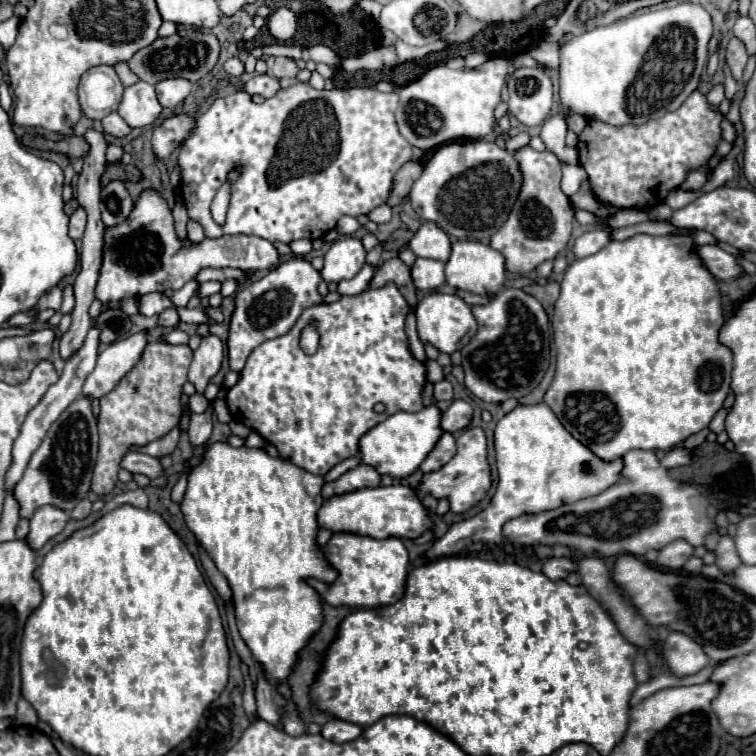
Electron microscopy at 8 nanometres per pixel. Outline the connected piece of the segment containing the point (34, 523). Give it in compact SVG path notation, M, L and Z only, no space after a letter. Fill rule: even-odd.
M49 504L37 508L35 514L31 516L31 530L29 530L27 542L35 550L39 550L49 538L63 532L67 520L69 520L69 516L61 508L55 508L55 506L49 506Z

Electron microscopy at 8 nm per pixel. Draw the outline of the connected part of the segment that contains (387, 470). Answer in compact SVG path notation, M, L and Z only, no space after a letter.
M433 402L419 412L397 412L389 416L385 422L371 428L359 442L359 454L363 464L377 468L379 474L389 474L391 478L407 478L415 470L419 470L421 462L435 448L437 440L443 434L441 428L441 410Z

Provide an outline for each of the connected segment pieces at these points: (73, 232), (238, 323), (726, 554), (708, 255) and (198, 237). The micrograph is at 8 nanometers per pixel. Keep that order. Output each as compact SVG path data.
M77 208L71 214L71 222L69 222L69 236L73 240L81 240L83 232L85 232L85 224L87 224L87 214L83 208Z
M291 258L281 262L273 268L267 276L247 282L235 296L235 310L231 314L229 324L229 338L227 338L227 352L229 352L229 366L231 370L241 372L245 366L247 356L265 340L279 338L287 334L293 324L299 320L305 308L317 306L323 302L323 296L317 292L321 282L319 272L311 266L311 262L303 258Z
M721 536L719 544L715 548L715 554L717 554L717 566L721 568L721 572L731 574L741 564L741 558L737 556L735 542L731 536Z
M699 246L697 254L717 280L729 282L745 274L745 270L737 264L737 260L719 246Z
M189 220L189 224L187 224L187 234L189 234L191 244L199 244L199 242L205 238L203 228L201 228L197 222L193 222L193 220Z

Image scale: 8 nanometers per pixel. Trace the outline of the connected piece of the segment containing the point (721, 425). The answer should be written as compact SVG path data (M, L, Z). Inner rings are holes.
M731 406L721 408L721 410L713 416L713 420L711 420L711 424L709 424L709 430L711 430L711 432L715 432L715 434L723 432L723 430L725 430L725 418L727 418L727 414L729 414L729 412L731 412Z

